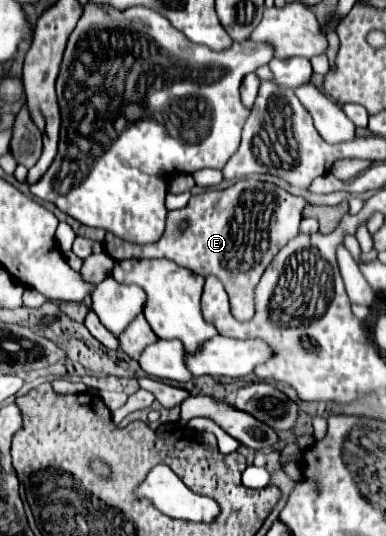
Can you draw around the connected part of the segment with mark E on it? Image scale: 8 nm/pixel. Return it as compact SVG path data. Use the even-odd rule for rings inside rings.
M243 179L221 191L203 191L193 195L183 209L169 211L165 233L157 243L133 245L113 233L107 233L105 251L117 261L133 257L167 257L201 277L215 275L229 293L231 313L237 319L247 321L255 313L253 289L279 249L299 233L303 207L305 201L301 197L287 193L281 187L255 179ZM181 219L189 223L185 231L177 231Z

